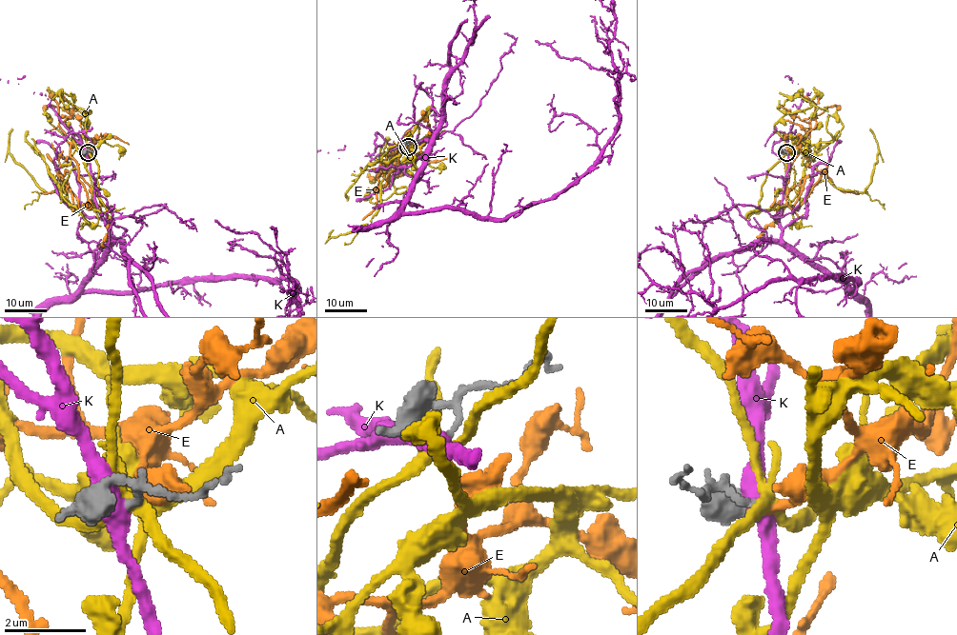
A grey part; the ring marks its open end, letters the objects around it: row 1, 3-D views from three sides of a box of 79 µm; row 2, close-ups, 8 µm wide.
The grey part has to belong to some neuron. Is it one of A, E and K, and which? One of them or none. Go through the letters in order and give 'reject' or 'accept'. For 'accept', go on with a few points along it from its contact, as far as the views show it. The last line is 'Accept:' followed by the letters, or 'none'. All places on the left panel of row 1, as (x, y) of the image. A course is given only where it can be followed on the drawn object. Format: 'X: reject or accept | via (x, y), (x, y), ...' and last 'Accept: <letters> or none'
A: reject
E: accept | via (87, 151), (87, 145), (70, 147), (88, 208), (70, 190), (68, 172), (57, 173), (71, 193), (72, 210)
K: reject
Accept: E

